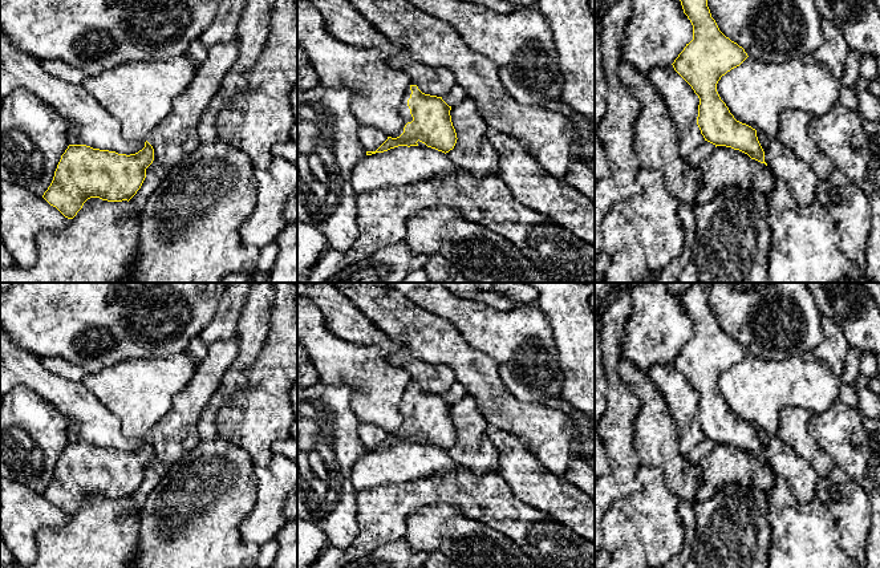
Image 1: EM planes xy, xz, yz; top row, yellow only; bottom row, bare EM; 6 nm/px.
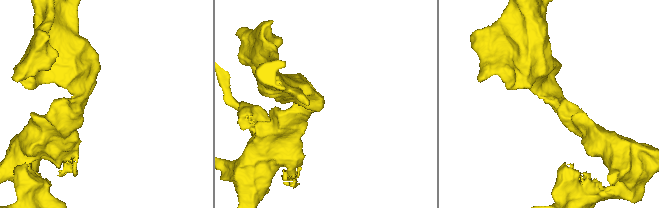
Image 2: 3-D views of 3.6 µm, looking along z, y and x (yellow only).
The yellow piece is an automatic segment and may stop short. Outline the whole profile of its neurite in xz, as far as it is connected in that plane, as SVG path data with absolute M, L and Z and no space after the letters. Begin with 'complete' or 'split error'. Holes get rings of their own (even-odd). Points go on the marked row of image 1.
split error; M410 85L401 110L406 122L403 133L397 138L388 137L376 151L366 151L366 155L398 146L418 146L418 141L427 147L449 153L458 139L450 110L451 106L442 97L425 94L417 85Z

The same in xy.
complete; M147 141L142 150L130 155L93 149L86 145L69 145L61 155L53 180L42 198L68 219L73 219L90 198L108 202L129 202L141 188L146 178L146 169L153 161L154 149Z

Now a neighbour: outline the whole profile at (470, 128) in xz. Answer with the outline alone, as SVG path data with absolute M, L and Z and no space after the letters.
M466 98L451 106L450 115L458 139L446 153L447 158L474 175L498 175L499 158L486 137L488 125L479 115L475 102Z

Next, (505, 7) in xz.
M462 0L465 3L483 5L484 8L494 11L496 13L511 15L518 7L507 0Z

